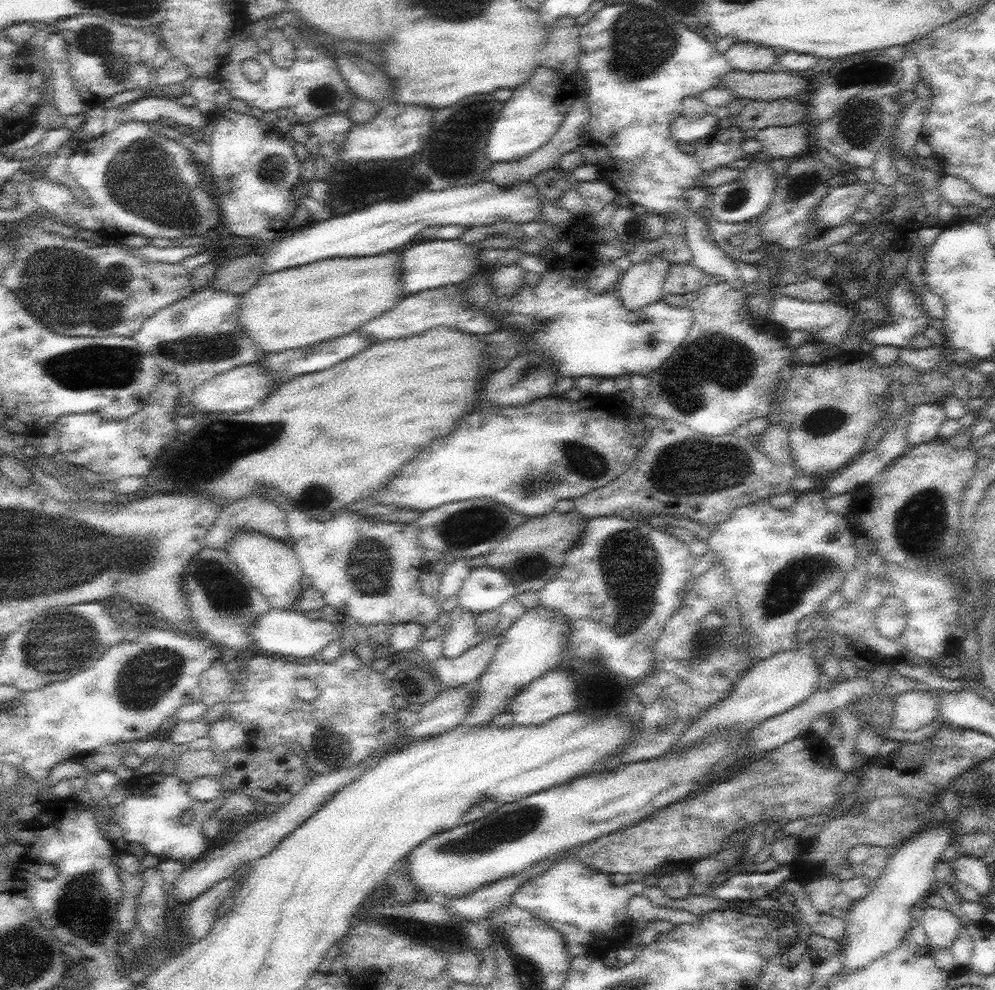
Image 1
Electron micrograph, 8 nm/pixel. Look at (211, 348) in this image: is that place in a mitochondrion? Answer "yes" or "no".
yes

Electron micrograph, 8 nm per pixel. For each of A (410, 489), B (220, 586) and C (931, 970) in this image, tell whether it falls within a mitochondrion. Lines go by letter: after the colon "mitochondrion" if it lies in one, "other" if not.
A: other
B: mitochondrion
C: other

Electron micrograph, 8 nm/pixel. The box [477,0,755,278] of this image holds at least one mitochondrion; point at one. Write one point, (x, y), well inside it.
(641, 44)

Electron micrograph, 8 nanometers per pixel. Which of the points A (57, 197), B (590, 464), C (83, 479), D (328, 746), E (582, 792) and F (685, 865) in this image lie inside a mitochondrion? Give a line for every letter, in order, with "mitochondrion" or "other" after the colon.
A: other
B: mitochondrion
C: other
D: mitochondrion
E: other
F: other

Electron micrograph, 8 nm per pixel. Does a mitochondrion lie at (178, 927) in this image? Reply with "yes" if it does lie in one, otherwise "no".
no

